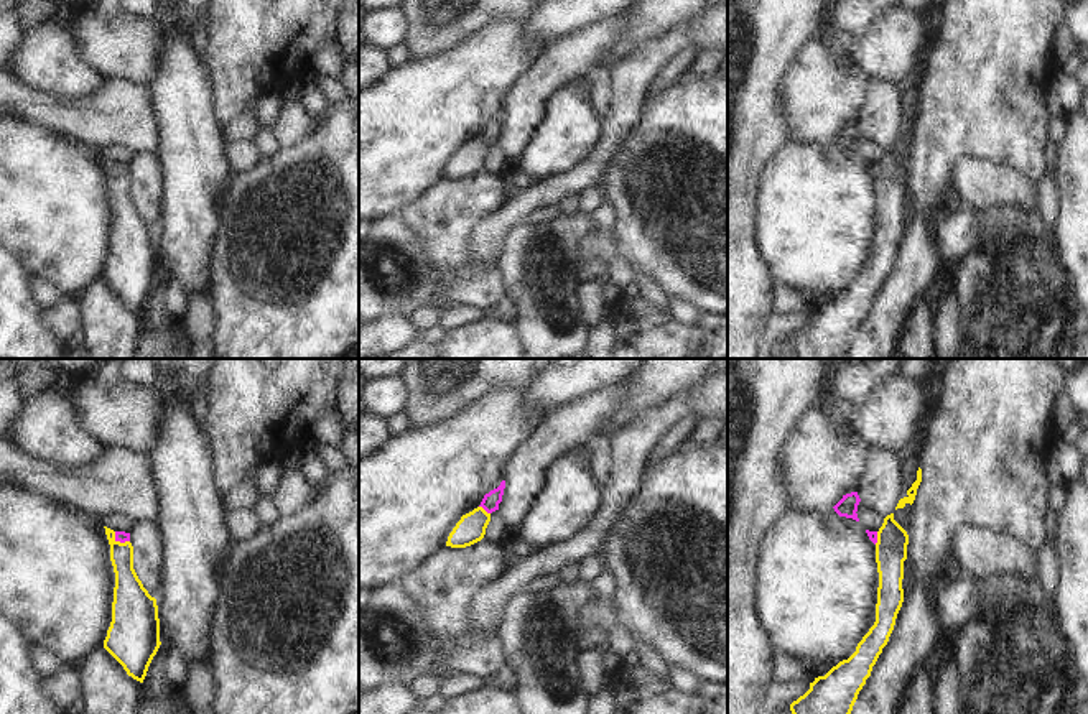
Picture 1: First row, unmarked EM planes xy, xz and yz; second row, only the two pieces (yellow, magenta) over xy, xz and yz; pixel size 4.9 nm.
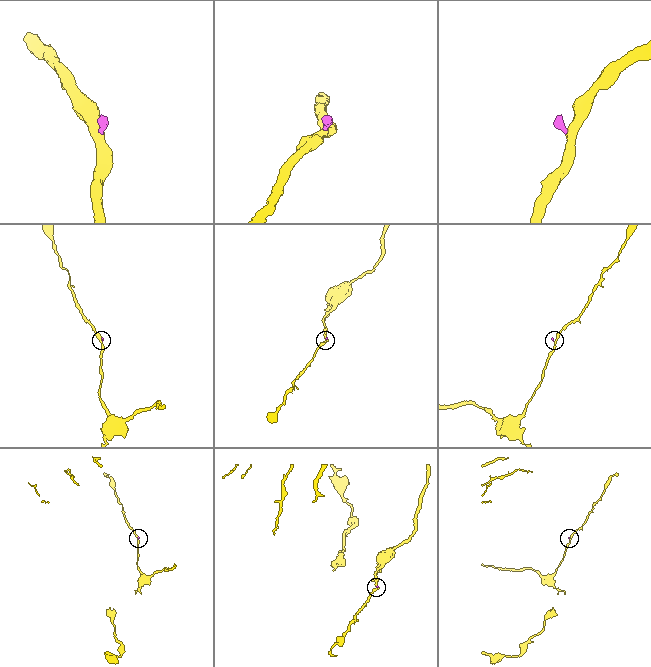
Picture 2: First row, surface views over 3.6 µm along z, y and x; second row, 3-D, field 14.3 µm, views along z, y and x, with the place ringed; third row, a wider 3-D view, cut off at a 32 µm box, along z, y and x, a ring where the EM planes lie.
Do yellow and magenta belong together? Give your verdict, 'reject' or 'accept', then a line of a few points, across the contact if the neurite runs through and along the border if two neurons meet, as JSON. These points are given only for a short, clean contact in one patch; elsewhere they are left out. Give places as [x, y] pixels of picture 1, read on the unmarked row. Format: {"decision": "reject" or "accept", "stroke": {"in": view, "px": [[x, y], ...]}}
{"decision": "accept", "stroke": {"in": "xz", "px": [[471, 160], [483, 140], [491, 132]]}}

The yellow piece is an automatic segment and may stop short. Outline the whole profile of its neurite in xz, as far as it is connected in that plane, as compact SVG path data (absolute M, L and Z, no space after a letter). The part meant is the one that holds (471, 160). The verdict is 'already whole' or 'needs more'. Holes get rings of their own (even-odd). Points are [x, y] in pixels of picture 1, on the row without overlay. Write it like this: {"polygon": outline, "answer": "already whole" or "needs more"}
{"polygon": "M502 112L497 120L486 125L477 140L463 146L461 151L453 160L453 163L449 165L446 178L466 179L481 173L491 153L491 145L499 141L504 120L505 120L505 112Z", "answer": "needs more"}

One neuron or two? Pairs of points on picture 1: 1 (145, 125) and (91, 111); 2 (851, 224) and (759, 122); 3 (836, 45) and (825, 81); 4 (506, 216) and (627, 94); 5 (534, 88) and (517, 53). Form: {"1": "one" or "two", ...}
{"1": "one", "2": "two", "3": "two", "4": "one", "5": "two"}

